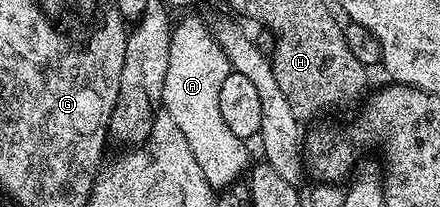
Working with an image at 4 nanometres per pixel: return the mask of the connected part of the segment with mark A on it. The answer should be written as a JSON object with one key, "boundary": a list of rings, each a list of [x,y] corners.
{"boundary":[[[185,17],[173,27],[171,59],[167,59],[167,79],[163,83],[164,112],[175,119],[179,131],[195,154],[195,163],[203,170],[203,179],[215,191],[224,191],[250,168],[249,153],[242,134],[227,128],[227,119],[219,111],[219,87],[231,75],[229,59],[217,42],[214,30],[197,17]]]}

